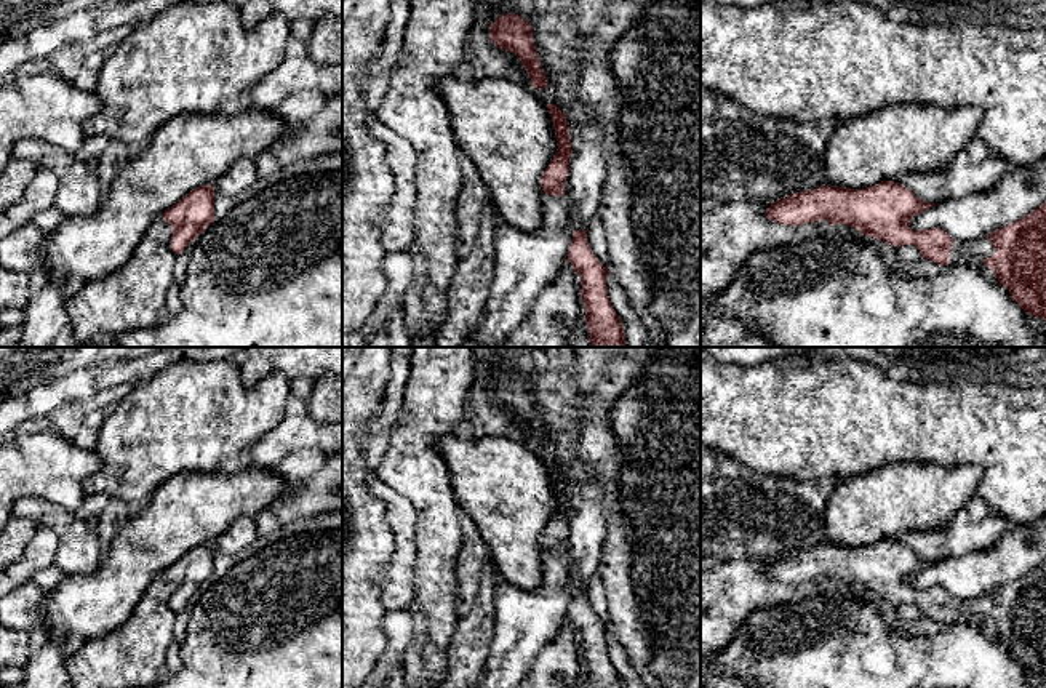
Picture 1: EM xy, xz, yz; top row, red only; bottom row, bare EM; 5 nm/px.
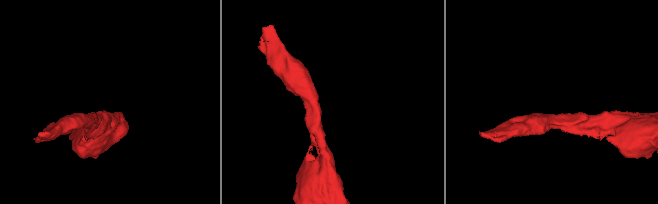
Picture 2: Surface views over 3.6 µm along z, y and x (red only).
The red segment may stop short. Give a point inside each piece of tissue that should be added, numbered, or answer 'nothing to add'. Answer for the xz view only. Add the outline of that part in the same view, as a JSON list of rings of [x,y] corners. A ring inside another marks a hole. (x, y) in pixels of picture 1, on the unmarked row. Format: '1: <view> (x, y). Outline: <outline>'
nothing to add

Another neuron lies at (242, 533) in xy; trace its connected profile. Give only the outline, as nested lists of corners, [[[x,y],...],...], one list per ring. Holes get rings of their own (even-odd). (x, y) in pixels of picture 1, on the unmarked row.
[[[238,517],[230,526],[211,544],[216,552],[235,555],[248,549],[258,538],[254,517]]]

